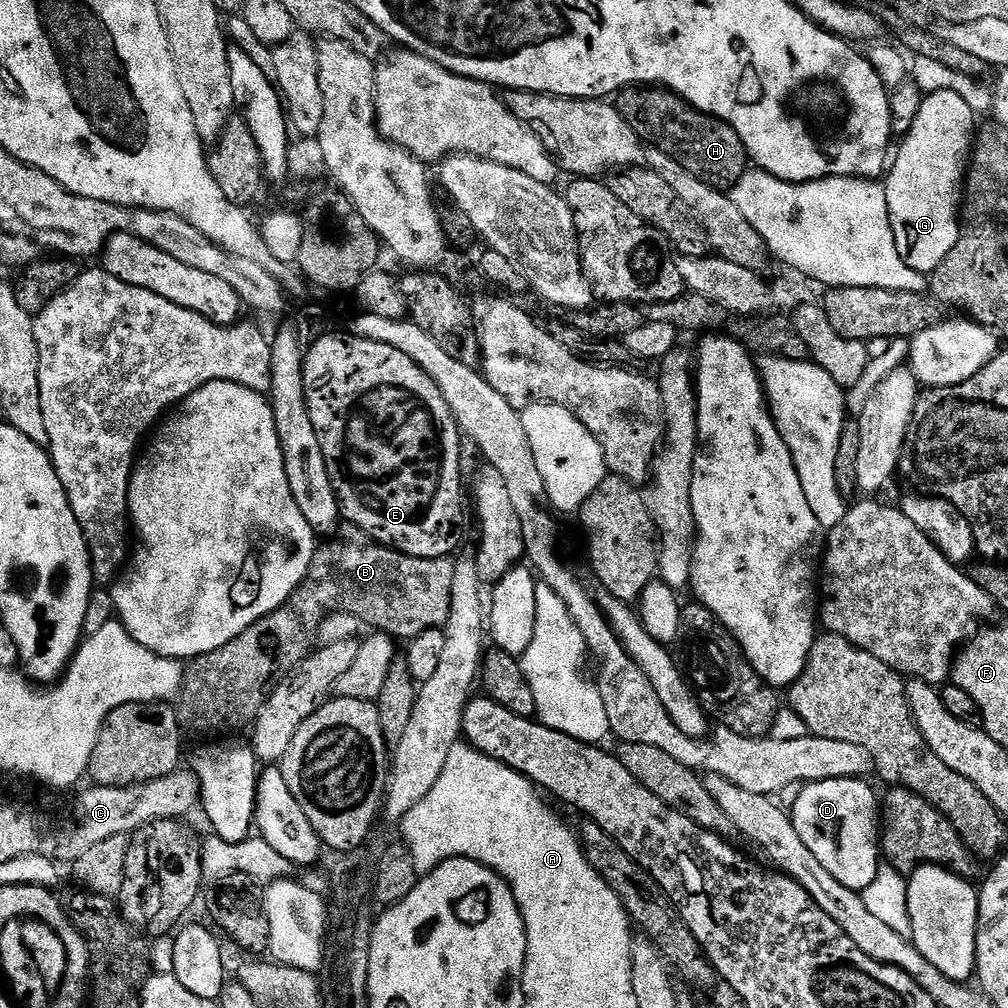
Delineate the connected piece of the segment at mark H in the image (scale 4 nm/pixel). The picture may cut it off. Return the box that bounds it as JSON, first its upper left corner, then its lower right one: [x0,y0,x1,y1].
[615,86,750,190]

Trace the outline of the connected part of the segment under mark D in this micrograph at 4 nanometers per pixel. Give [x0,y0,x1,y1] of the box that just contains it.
[790,778,882,893]

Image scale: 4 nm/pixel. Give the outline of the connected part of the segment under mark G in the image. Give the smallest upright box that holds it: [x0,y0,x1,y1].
[884,90,977,274]

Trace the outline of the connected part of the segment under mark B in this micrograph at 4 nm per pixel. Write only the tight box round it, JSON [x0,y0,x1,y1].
[174,522,455,738]

